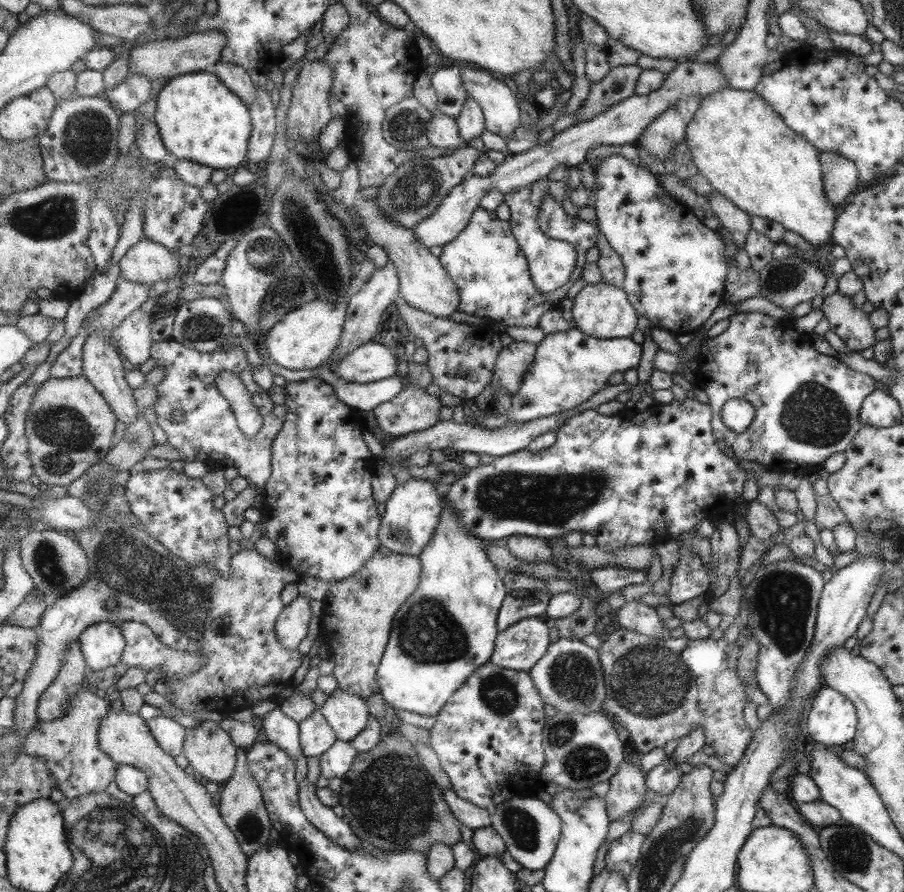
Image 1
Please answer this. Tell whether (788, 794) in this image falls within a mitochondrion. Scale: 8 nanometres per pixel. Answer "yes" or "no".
no

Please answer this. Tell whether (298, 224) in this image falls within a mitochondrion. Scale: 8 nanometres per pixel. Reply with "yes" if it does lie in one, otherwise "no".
yes

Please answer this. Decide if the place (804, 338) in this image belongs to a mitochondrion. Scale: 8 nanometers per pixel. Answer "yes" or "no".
no

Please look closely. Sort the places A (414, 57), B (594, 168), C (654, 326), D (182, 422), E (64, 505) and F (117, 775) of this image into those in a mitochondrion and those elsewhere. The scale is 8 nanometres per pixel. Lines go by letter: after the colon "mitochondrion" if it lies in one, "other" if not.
A: other
B: other
C: other
D: other
E: other
F: other

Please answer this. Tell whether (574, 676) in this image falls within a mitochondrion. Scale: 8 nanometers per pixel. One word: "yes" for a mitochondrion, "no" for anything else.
yes

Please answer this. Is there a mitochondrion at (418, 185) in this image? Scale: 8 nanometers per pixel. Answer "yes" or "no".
yes

